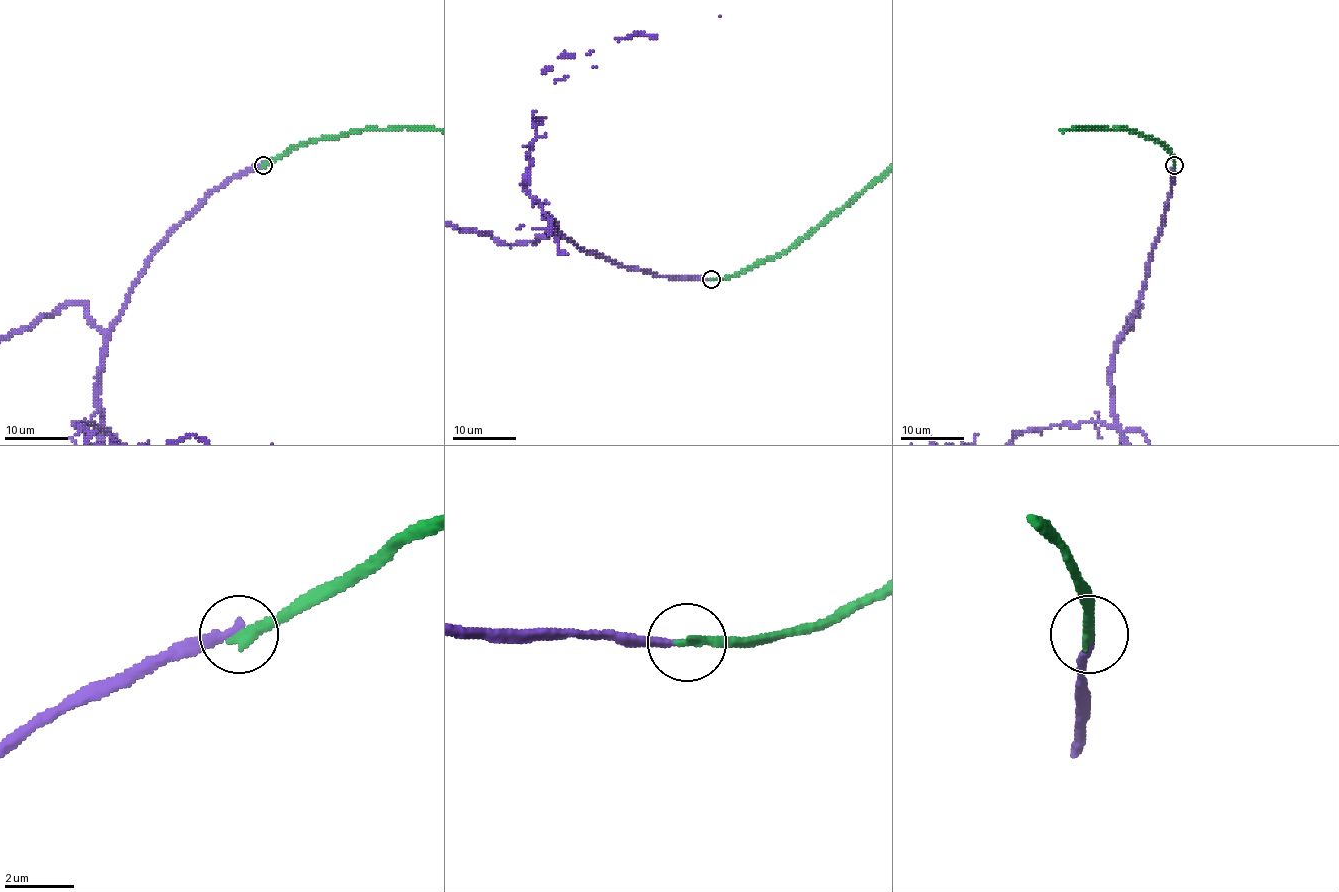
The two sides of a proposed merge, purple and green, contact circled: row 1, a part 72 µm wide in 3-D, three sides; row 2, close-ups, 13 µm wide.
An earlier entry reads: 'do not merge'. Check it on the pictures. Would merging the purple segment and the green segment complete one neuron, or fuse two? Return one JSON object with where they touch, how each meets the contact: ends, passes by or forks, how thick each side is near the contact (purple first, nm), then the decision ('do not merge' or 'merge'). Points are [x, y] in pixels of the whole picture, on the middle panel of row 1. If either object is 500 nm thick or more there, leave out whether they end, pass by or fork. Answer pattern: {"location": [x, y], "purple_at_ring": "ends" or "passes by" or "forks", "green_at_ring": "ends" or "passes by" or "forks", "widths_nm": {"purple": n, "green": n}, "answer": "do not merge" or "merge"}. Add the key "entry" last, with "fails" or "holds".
{"location": [711, 279], "purple_at_ring": "ends", "green_at_ring": "ends", "widths_nm": {"purple": 280, "green": 320}, "answer": "do not merge", "entry": "holds"}

